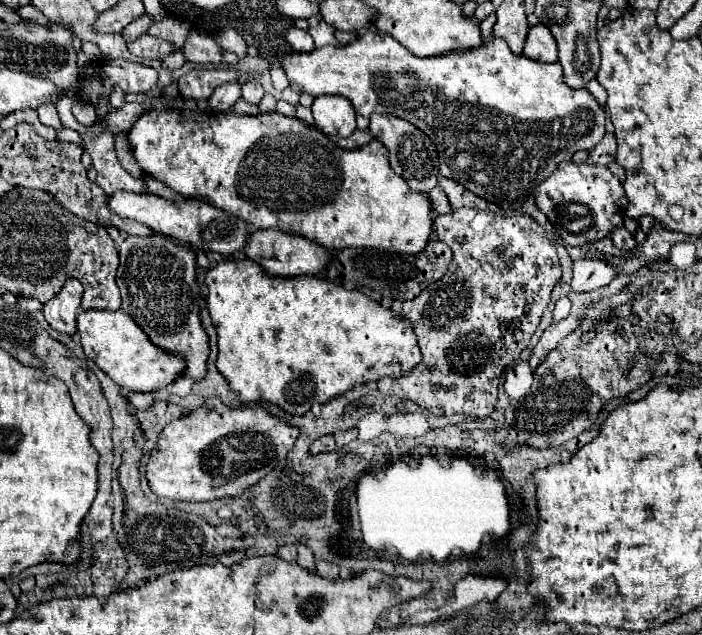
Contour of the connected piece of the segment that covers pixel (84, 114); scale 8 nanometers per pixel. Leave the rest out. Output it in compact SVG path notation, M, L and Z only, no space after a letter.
M76 102L74 106L72 106L72 114L76 116L76 120L80 122L80 124L94 124L96 120L98 120L98 116L96 116L96 112L94 112L94 108L90 106L90 104L80 104L80 102Z

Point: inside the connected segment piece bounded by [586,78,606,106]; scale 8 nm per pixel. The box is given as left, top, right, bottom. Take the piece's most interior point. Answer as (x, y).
(593, 87)

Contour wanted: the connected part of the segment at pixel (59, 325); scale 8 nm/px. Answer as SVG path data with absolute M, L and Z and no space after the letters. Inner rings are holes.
M68 278L60 294L44 304L46 322L60 334L74 336L76 334L76 314L80 310L82 300L82 284L76 278Z

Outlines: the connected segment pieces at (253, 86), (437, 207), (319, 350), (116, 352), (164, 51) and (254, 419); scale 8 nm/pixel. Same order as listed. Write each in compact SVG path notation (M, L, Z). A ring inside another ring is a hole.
M244 82L242 84L242 98L248 102L248 104L260 104L264 96L264 88L258 84L258 82Z
M438 186L428 194L428 200L430 200L432 212L436 212L436 214L448 214L452 210L448 204L448 198L444 196L444 192L440 192Z
M224 260L220 262L218 266L214 266L212 270L208 270L206 278L204 278L204 284L208 288L208 294L206 294L206 308L210 312L210 318L216 326L216 334L218 334L218 360L216 360L216 368L218 372L228 380L230 388L234 392L238 392L238 398L242 404L250 402L250 400L256 400L256 402L270 402L270 404L276 404L280 410L288 412L288 414L306 414L310 412L312 404L318 402L318 400L332 400L336 398L338 394L344 394L348 392L352 386L356 384L366 384L366 382L374 382L378 378L384 378L384 376L390 376L390 378L398 378L402 376L404 372L412 370L418 362L420 362L420 350L418 350L418 344L416 344L416 334L412 332L412 326L408 322L402 320L402 316L394 314L392 310L386 310L382 308L378 302L366 298L364 294L356 292L356 290L344 290L340 284L334 284L332 280L326 280L326 278L316 278L316 276L296 276L296 278L270 278L262 272L260 266L256 266L254 262L250 260ZM308 380L314 384L310 392L306 392L306 384Z
M80 310L78 334L86 358L90 358L118 386L130 392L152 392L164 388L174 382L174 378L184 370L184 362L180 360L180 356L172 356L160 352L160 348L154 348L154 344L144 336L138 324L122 310Z
M142 34L140 38L136 38L134 42L128 44L128 50L134 56L142 56L146 60L162 60L168 54L172 54L172 44L164 42L162 38L150 36L150 34Z
M208 398L200 408L170 422L156 440L156 448L150 452L146 464L146 478L150 490L160 498L206 502L240 496L246 488L266 476L270 468L286 458L288 450L298 438L298 428L270 416L264 408L230 408L218 398Z

